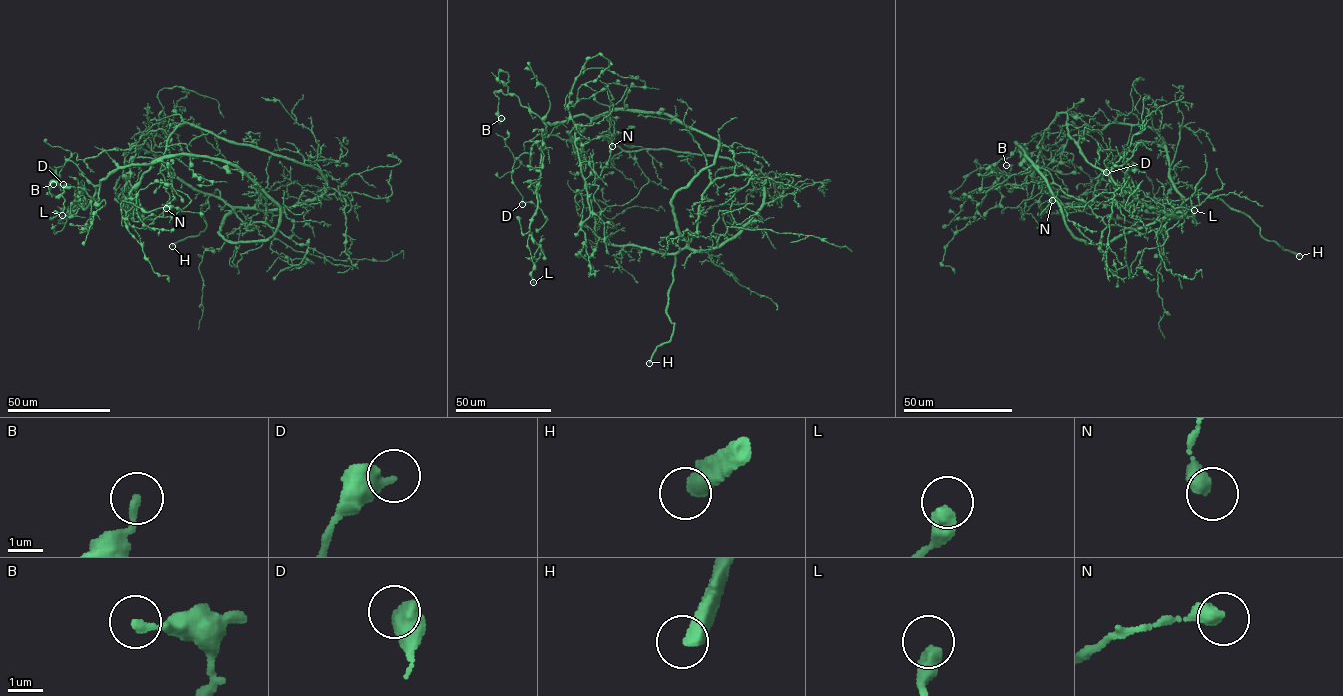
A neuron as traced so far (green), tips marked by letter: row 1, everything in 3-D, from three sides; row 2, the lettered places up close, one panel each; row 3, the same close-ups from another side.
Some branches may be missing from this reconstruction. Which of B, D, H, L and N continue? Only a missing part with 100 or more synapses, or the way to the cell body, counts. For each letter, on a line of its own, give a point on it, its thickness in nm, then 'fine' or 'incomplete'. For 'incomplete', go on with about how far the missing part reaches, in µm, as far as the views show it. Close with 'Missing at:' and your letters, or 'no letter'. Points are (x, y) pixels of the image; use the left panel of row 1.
B: at (53, 184); 240 nm thick; fine
D: at (63, 184); 460 nm thick; fine
H: at (172, 246); 480 nm thick; incomplete; about 35 µm are missing
L: at (62, 215); 480 nm thick; fine
N: at (166, 208); 460 nm thick; fine
Missing at: H

